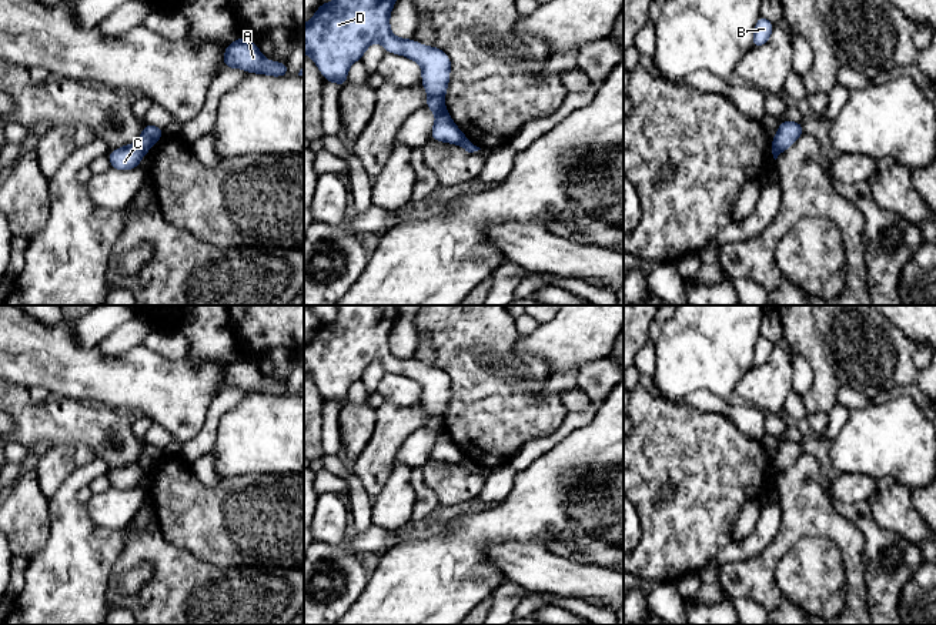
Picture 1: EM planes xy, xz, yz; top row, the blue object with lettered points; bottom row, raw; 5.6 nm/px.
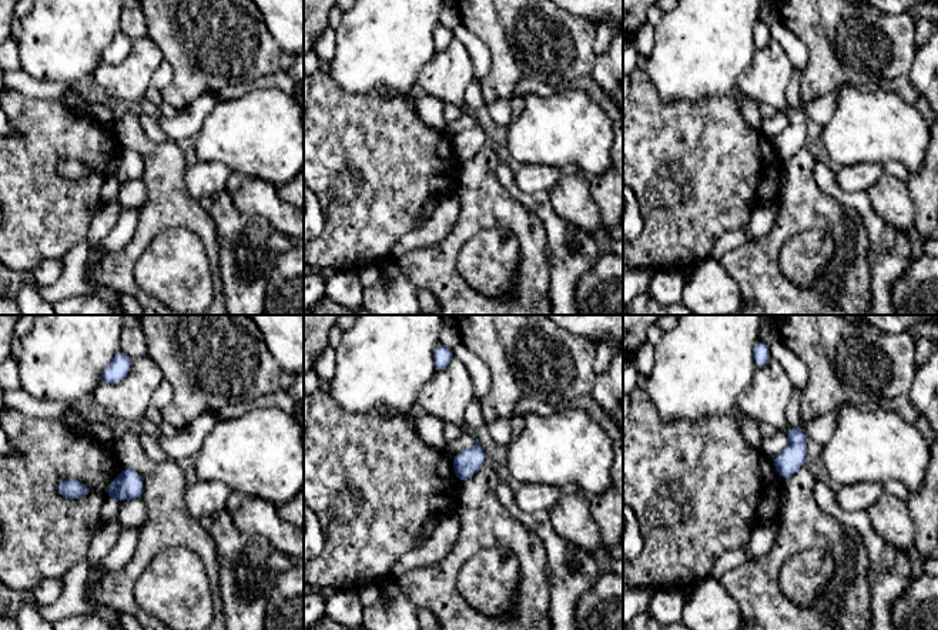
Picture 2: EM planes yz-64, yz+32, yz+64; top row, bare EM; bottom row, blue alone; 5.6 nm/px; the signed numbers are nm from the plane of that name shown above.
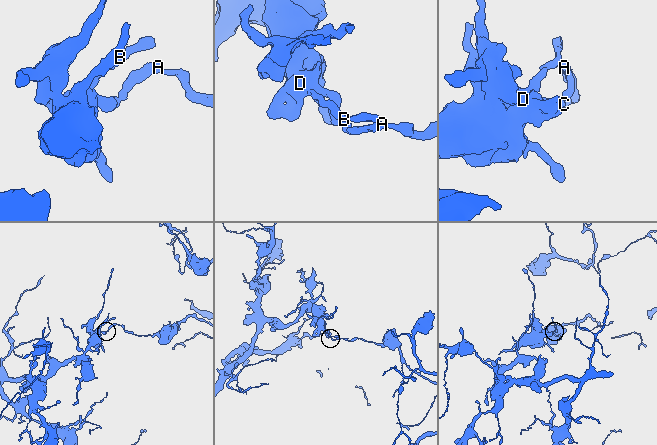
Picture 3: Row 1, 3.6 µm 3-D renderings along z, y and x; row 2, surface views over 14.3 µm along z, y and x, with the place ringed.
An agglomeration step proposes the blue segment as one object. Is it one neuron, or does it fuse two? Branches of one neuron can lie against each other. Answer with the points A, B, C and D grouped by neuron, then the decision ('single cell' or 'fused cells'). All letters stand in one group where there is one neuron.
A / B C D | fused cells

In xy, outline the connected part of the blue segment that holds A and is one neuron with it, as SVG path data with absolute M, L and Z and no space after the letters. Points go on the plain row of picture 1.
M244 355L225 367L224 388L233 387L240 387L250 394L260 392L275 397L288 395L287 382L265 380L258 367Z

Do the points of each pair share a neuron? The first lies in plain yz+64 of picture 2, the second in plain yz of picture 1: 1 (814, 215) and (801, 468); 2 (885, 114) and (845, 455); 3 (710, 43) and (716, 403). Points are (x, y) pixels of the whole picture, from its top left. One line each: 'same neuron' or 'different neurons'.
1: same neuron
2: same neuron
3: different neurons

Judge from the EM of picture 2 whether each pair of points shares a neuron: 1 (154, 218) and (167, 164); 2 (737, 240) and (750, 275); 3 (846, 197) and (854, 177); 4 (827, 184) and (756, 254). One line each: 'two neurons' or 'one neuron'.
1: one neuron
2: two neurons
3: two neurons
4: two neurons

